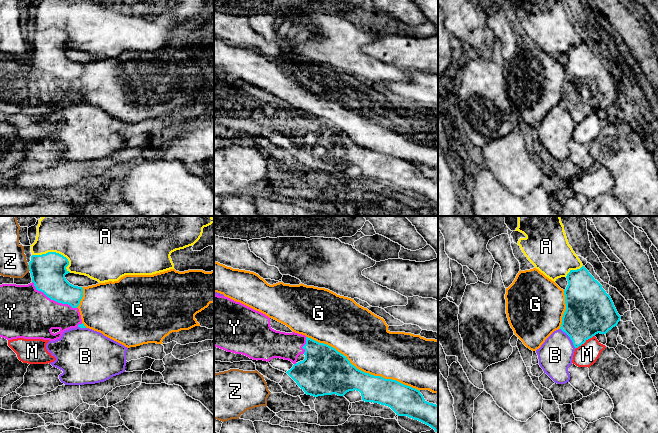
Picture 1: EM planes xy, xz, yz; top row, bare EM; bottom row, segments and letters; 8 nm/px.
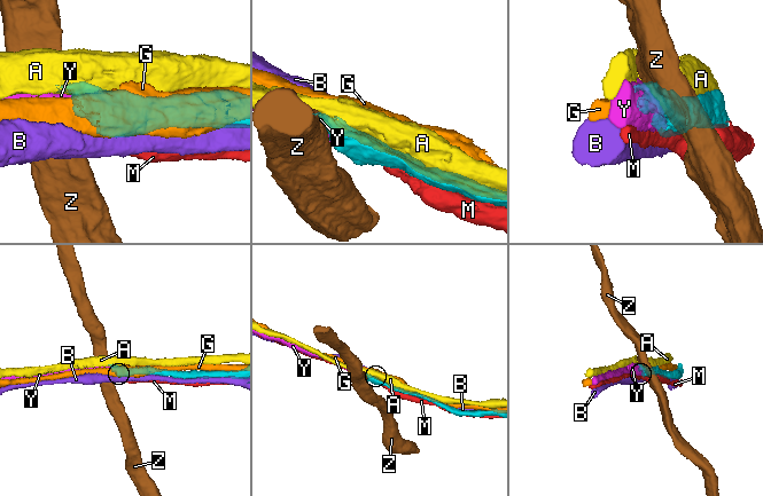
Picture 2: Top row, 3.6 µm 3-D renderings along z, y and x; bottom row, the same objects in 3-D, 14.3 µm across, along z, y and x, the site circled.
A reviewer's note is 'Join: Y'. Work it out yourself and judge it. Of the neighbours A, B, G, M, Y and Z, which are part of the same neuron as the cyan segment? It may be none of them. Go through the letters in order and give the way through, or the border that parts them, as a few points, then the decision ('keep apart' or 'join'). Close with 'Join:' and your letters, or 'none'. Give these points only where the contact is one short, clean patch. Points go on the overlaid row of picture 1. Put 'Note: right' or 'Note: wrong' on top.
Note: right
A: keep apart
B: keep apart
G: keep apart
M: keep apart
Y: join
Z: border along xy (28, 265), (30, 270); keep apart
Join: Y

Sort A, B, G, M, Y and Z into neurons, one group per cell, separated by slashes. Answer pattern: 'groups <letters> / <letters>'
groups A / B / G / M / Y / Z

